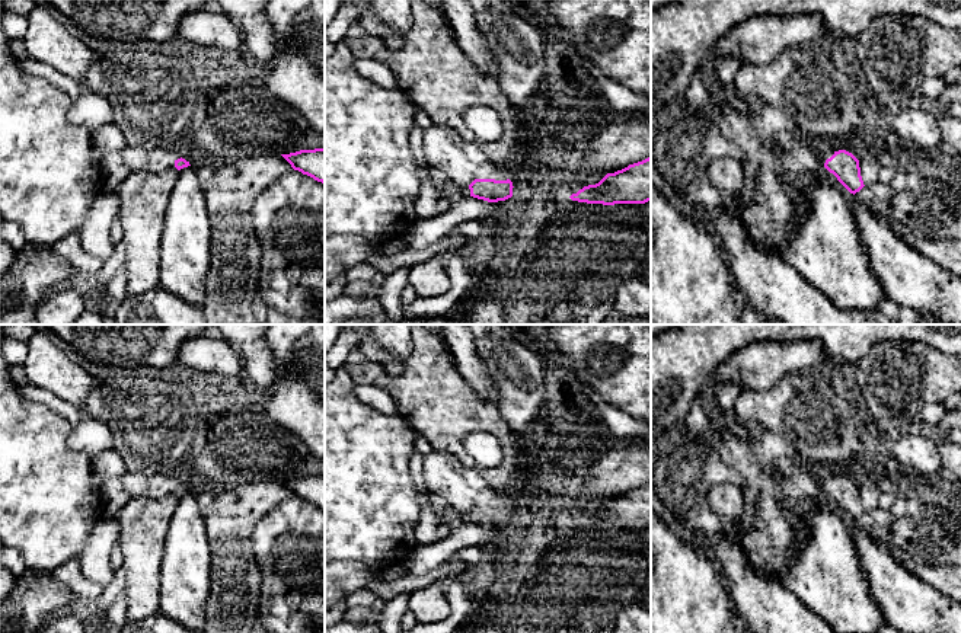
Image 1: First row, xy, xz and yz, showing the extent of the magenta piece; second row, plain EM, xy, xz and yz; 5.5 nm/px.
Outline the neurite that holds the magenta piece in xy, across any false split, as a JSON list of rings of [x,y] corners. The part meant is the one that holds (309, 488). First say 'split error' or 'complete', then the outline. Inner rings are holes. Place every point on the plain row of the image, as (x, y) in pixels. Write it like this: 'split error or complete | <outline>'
complete | [[[325,474],[300,476],[281,482],[294,496],[298,496],[325,511]]]

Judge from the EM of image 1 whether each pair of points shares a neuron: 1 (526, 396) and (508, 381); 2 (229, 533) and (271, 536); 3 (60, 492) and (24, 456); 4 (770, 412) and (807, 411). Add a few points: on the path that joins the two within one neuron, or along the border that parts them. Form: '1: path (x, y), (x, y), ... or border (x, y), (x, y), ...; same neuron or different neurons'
1: path (521, 392), (513, 383); same neuron
2: border (273, 507), (252, 533), (252, 552), (258, 568); different neurons
3: path (50, 482), (34, 463); same neuron
4: path (779, 411), (798, 411); same neuron

